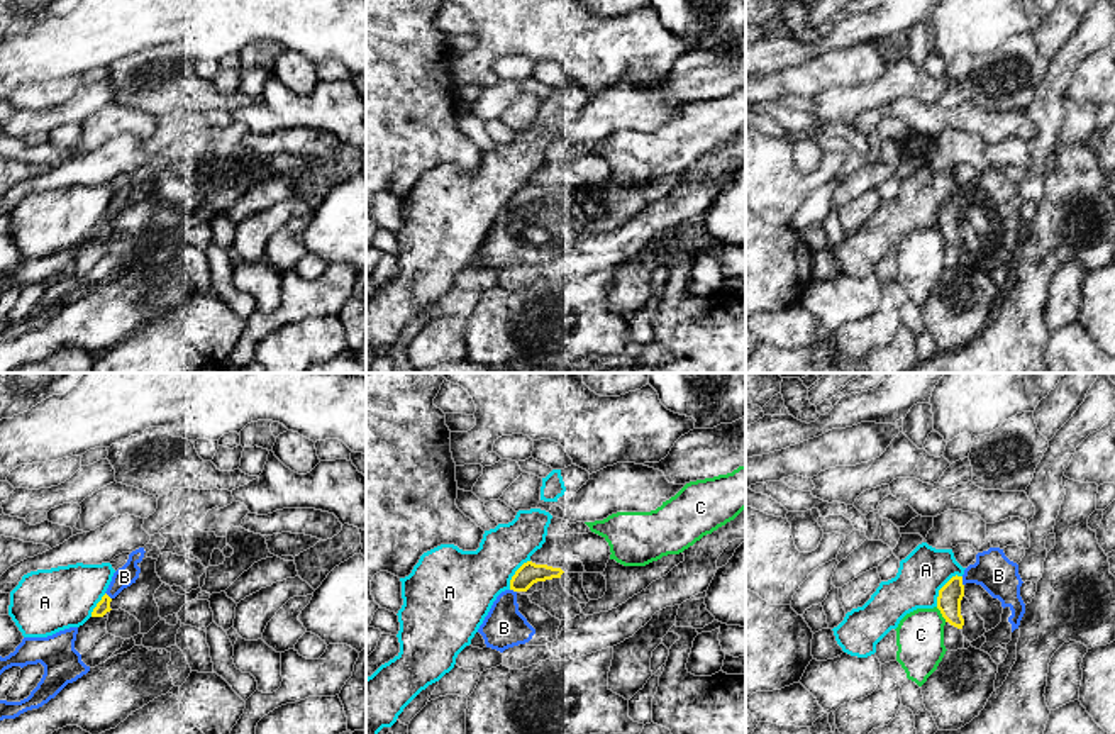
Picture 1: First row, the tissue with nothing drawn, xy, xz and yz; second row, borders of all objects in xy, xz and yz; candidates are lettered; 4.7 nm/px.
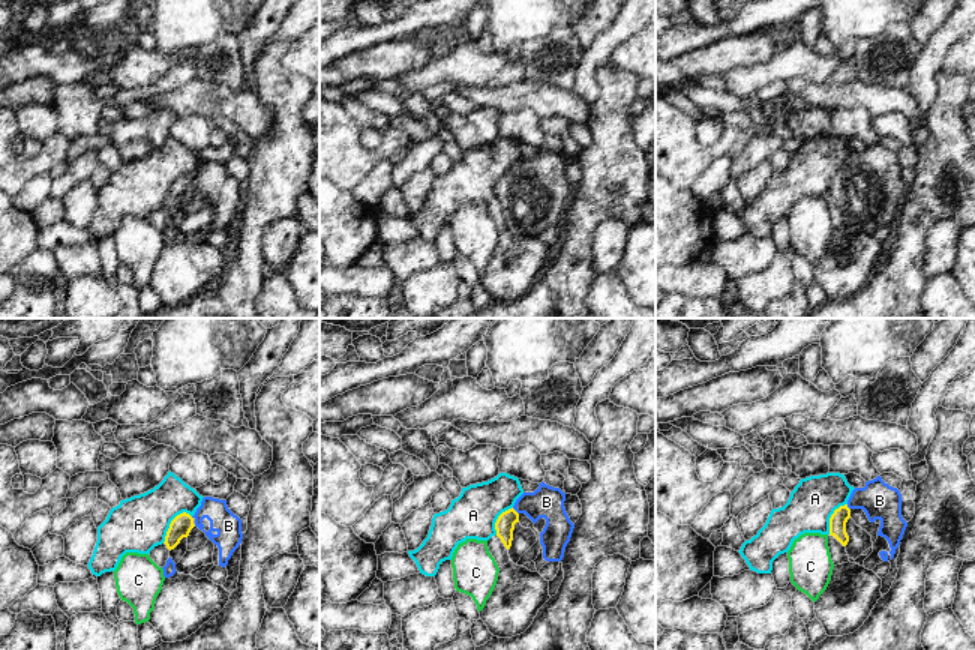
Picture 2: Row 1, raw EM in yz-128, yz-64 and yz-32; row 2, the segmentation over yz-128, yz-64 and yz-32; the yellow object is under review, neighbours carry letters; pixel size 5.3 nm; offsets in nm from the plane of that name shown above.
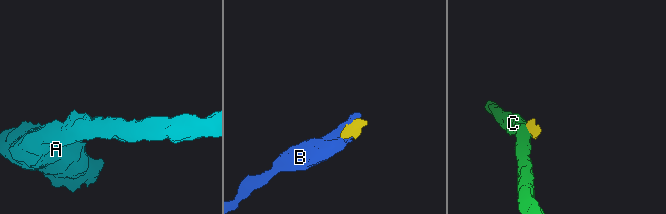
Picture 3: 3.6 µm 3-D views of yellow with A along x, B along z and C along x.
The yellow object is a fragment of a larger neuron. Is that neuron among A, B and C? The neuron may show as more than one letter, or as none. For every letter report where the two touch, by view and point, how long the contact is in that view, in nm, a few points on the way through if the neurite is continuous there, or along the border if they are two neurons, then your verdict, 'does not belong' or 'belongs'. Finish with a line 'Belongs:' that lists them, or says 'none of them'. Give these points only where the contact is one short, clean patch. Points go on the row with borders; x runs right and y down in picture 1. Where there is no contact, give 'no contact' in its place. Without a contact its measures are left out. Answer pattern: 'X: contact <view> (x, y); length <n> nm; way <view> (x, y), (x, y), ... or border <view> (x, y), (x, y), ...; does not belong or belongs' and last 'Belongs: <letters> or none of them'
A: contact yz (943, 587); length 200 nm; border yz (961, 575), (954, 575), (939, 590), (936, 606); does not belong
B: contact yz (961, 582); length 50 nm; way yz (951, 594), (961, 582), (971, 575), (998, 575); belongs
C: contact yz (941, 612); length 90 nm; border yz (936, 607), (946, 621); does not belong
Belongs: B

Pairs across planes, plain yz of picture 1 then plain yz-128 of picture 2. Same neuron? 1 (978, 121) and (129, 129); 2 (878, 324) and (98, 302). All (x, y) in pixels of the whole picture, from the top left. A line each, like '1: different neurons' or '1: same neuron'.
1: different neurons
2: same neuron

